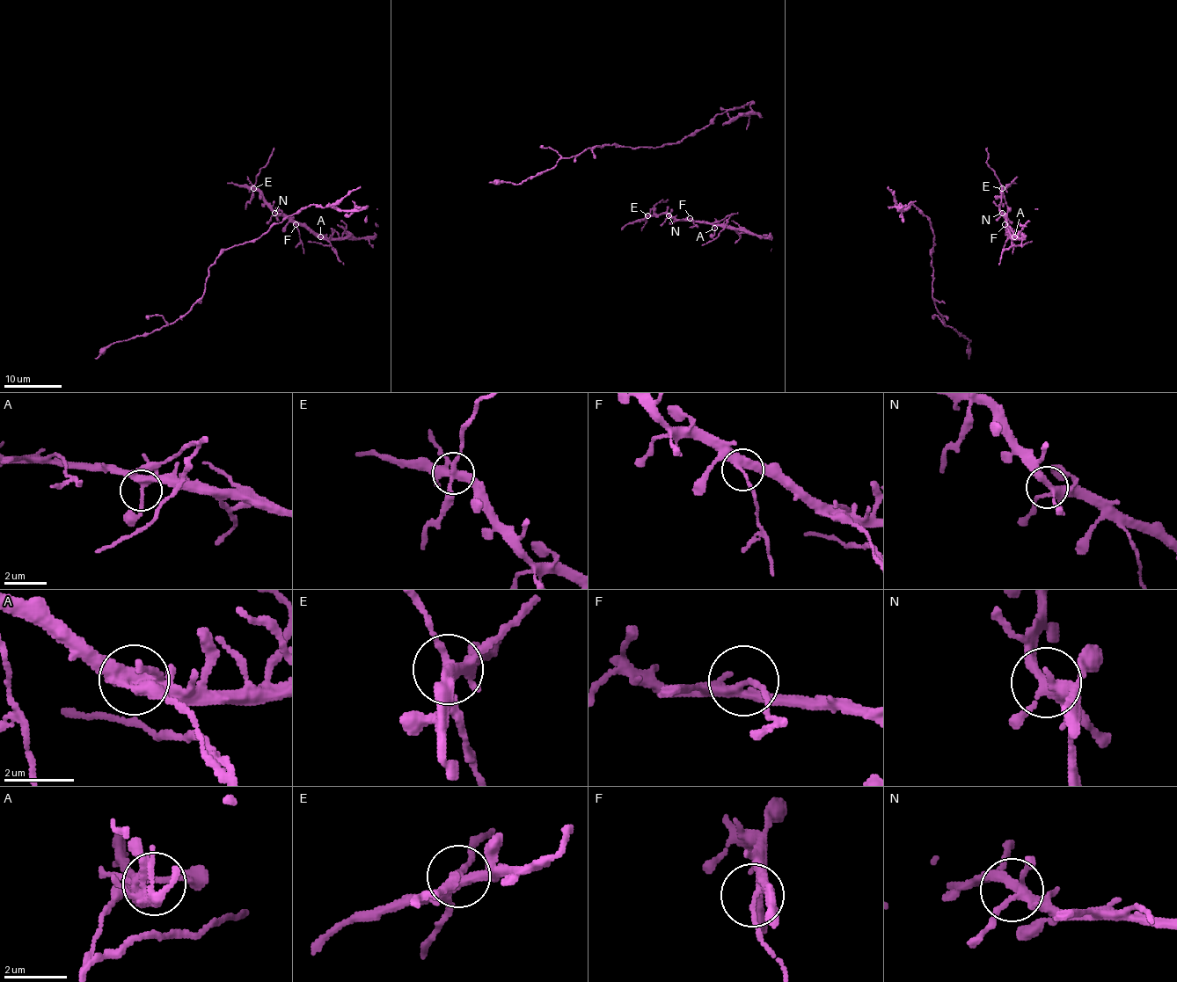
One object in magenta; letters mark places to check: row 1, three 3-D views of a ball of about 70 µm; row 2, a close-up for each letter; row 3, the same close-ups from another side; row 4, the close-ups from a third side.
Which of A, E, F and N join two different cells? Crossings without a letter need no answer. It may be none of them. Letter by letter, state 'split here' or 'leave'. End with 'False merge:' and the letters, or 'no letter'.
A: leave
E: split here
F: leave
N: leave
False merge: E

